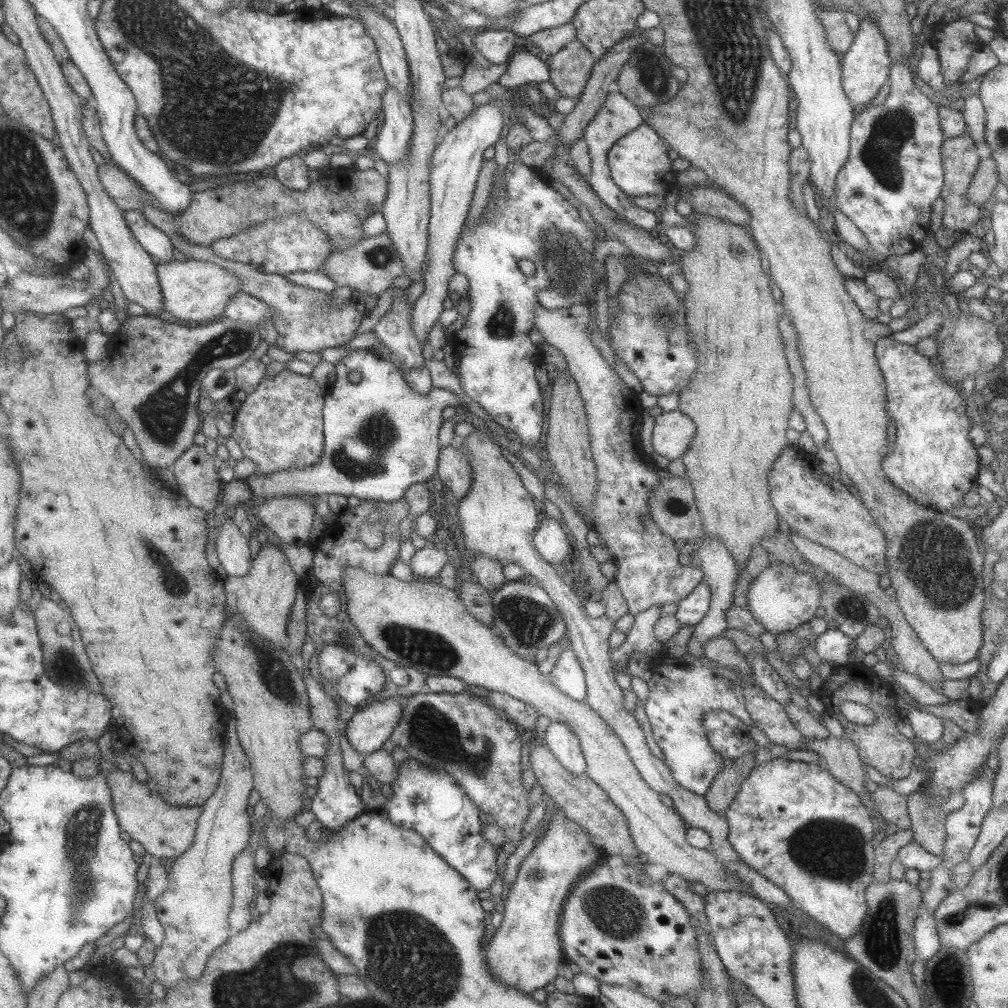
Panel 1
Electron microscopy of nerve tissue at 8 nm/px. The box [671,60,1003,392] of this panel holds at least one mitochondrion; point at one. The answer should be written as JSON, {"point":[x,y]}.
{"point":[893,129]}

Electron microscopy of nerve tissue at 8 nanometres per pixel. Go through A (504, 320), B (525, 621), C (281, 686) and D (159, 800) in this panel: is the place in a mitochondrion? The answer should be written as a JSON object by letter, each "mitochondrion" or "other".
{"A":"mitochondrion","B":"mitochondrion","C":"mitochondrion","D":"other"}

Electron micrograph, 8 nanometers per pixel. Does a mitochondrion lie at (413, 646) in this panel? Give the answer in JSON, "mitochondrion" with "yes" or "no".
{"mitochondrion":"yes"}

